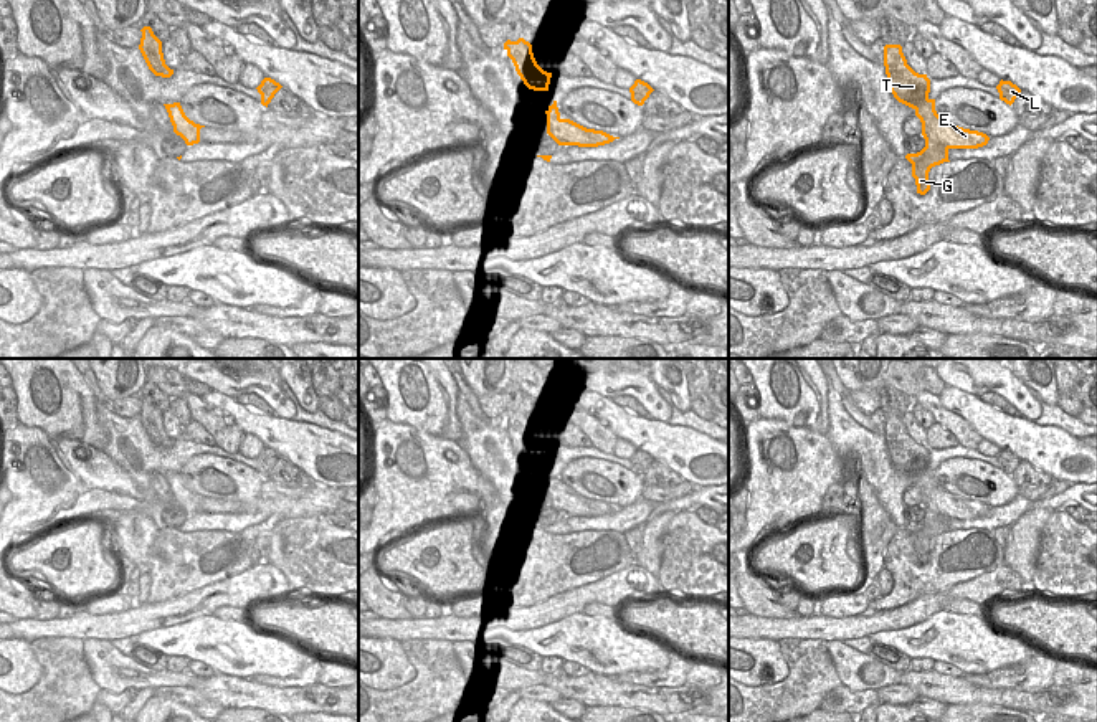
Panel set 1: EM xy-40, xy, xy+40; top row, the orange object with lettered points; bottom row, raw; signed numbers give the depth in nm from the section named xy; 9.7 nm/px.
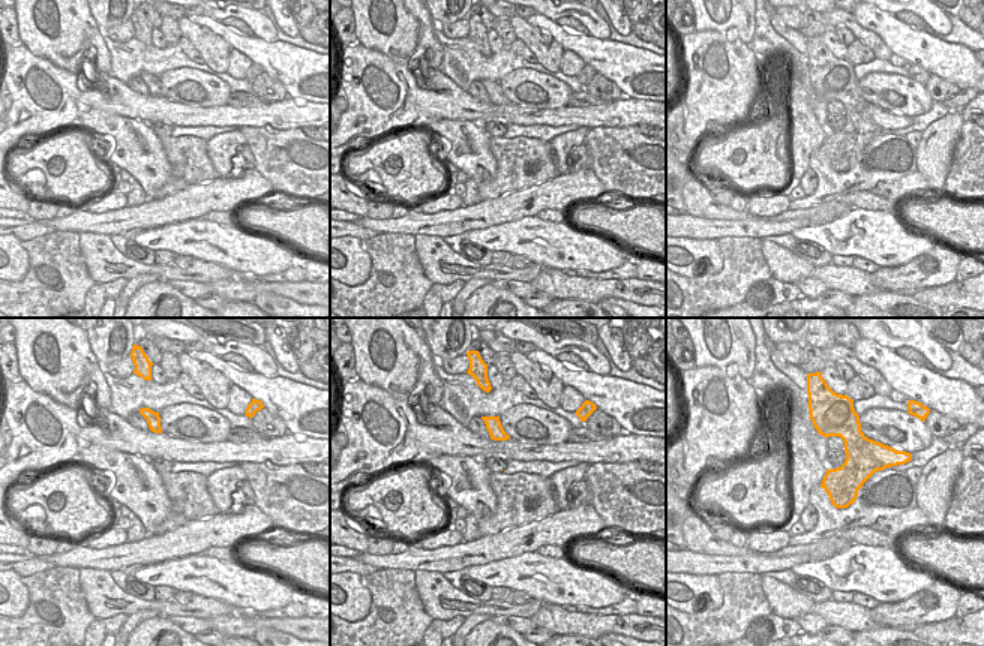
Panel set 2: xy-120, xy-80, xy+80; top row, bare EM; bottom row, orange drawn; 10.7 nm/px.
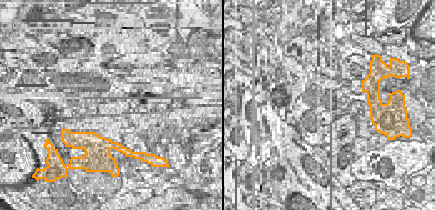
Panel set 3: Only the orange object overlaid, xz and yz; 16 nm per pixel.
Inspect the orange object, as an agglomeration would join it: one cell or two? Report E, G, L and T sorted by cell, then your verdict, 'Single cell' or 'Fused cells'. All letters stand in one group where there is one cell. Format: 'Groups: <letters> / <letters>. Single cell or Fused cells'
Groups: E / G L T. Fused cells.

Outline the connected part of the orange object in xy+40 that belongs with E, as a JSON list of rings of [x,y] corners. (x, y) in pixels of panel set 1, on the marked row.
[[[947,121],[932,122],[928,126],[928,139],[938,140],[953,149],[978,149],[986,145],[990,140],[983,132],[963,129]]]

